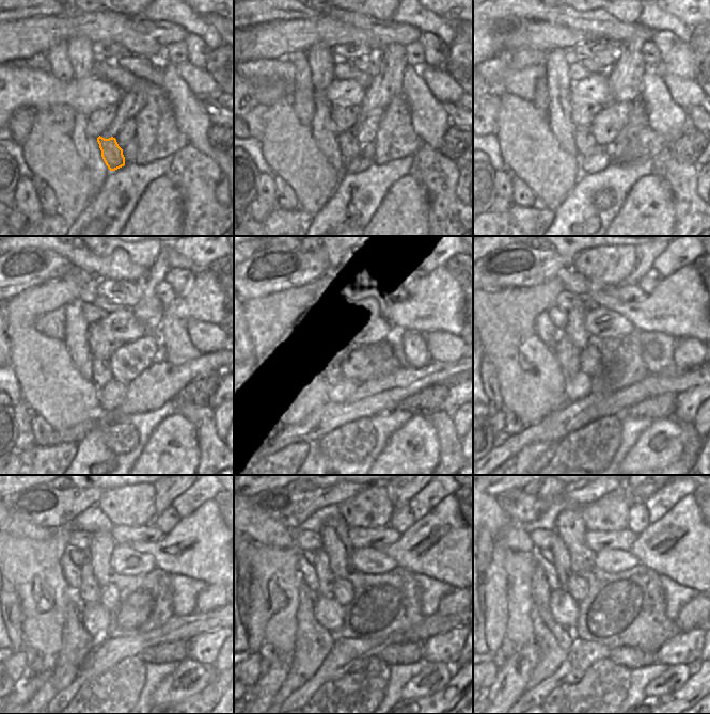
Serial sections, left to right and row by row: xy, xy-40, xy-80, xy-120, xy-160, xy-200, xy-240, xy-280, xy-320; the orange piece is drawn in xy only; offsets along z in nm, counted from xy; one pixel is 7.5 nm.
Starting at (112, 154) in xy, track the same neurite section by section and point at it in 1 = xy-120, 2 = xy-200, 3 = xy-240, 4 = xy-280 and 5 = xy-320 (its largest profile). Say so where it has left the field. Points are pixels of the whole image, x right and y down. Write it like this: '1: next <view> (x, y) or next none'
1: next xy-120 (101, 375)
2: next xy-200 (567, 354)
3: next xy-240 (89, 590)
4: next xy-280 (322, 568)
5: next xy-320 (562, 559)

